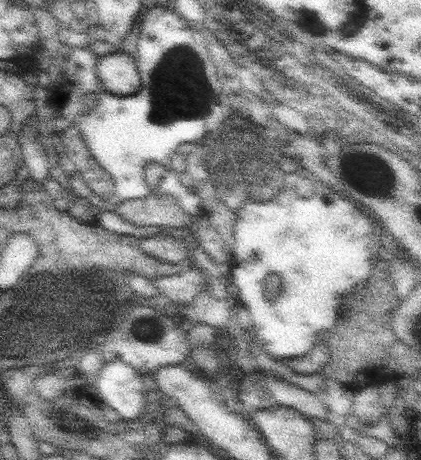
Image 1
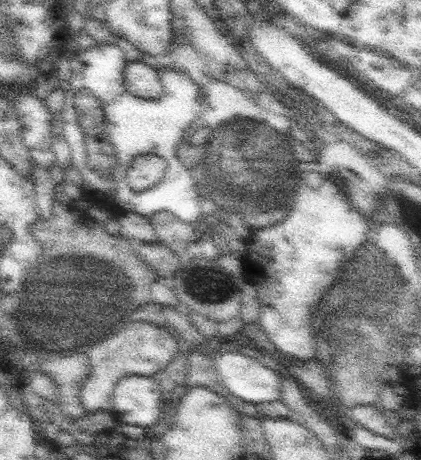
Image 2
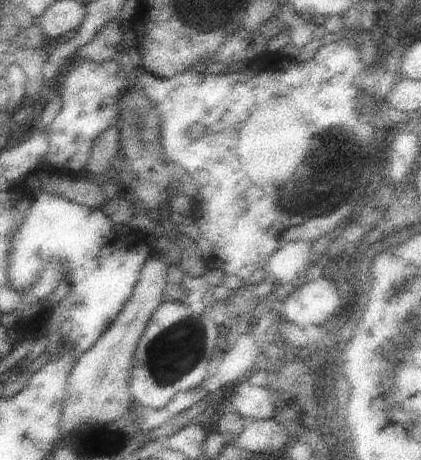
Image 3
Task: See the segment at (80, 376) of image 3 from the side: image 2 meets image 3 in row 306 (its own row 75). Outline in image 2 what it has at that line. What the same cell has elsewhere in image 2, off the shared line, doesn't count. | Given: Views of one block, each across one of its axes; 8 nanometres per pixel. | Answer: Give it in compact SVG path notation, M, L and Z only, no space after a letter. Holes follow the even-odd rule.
M139 60L127 62L123 70L123 84L127 92L139 98L159 98L159 94L163 92L157 76L157 68L153 70Z

